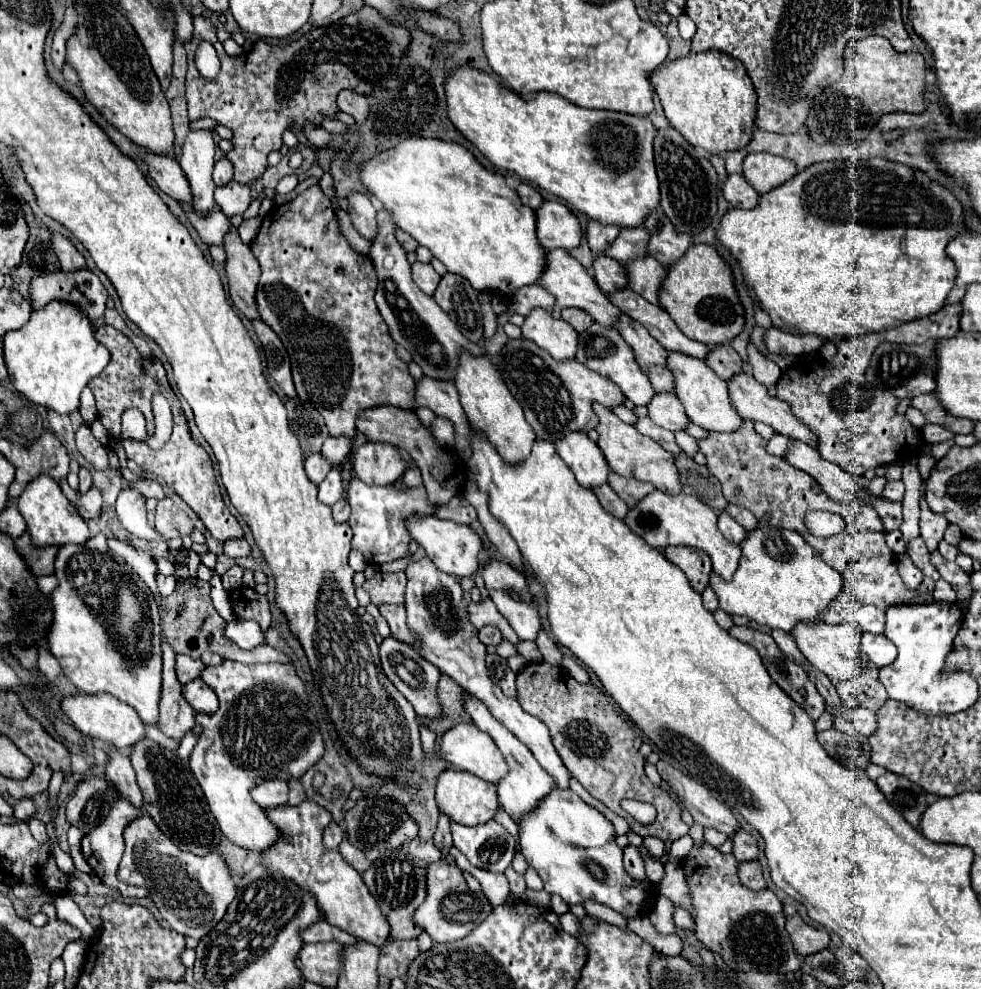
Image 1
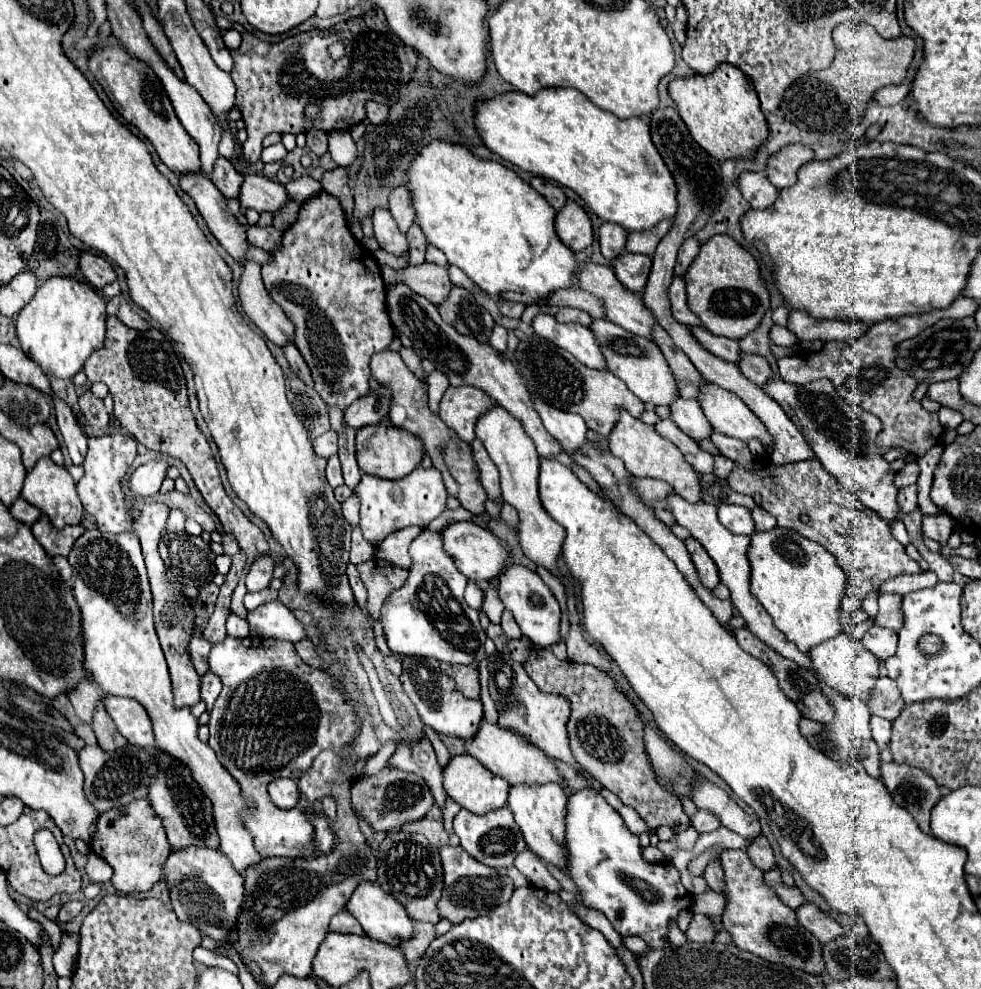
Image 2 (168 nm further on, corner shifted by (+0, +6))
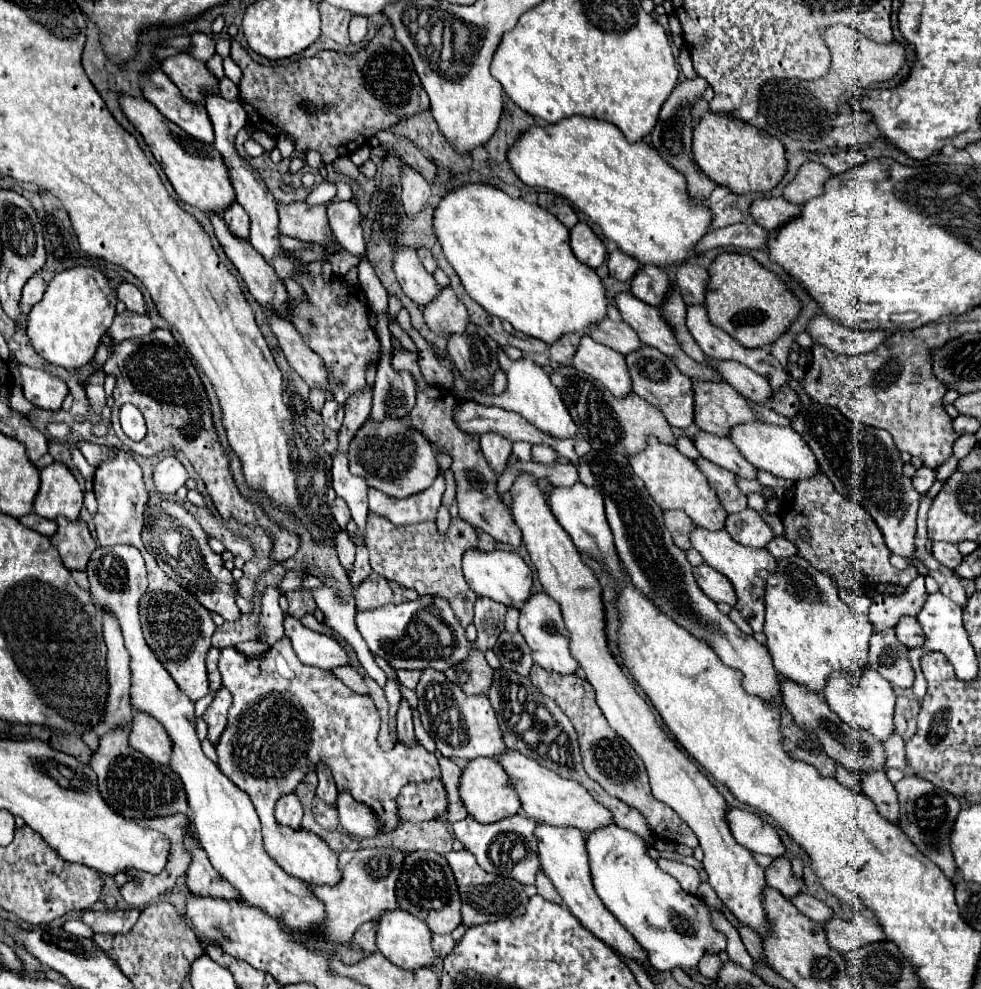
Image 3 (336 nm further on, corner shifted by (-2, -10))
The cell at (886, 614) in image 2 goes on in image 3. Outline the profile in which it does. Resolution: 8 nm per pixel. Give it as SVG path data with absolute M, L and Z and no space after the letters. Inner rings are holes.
M911 616L901 618L899 624L895 626L895 630L897 630L899 640L901 640L907 648L917 648L917 646L923 646L923 642L925 642L925 634L923 634L917 618L911 618Z

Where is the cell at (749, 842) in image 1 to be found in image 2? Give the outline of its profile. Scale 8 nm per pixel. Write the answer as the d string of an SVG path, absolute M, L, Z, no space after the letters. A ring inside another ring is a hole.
M757 836L757 838L751 838L749 840L749 846L747 846L747 856L749 860L759 868L759 870L769 870L769 868L775 868L775 858L773 858L773 850L767 842L765 836Z

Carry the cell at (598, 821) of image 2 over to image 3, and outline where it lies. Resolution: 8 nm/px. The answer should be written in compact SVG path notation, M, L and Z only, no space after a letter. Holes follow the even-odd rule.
M615 824L601 828L595 836L587 836L587 852L597 896L643 946L653 968L699 972L699 960L705 954L719 954L727 948L725 934L711 922L711 908L701 898L687 894L673 876L663 872L635 832Z

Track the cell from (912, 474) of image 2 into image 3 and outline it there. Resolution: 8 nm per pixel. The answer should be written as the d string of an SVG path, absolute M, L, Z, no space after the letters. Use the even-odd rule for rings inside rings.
M921 466L913 476L913 484L915 484L919 494L925 494L933 486L935 480L937 480L937 472L933 468L927 468L927 466Z

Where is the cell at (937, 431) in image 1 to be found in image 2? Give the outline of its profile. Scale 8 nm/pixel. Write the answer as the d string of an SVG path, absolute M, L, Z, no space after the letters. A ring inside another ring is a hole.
M941 408L939 410L939 422L945 430L955 430L963 420L961 420L959 412L953 412L951 408Z

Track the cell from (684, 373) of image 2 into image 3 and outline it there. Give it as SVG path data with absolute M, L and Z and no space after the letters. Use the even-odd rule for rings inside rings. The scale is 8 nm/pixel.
M693 380L695 384L695 424L709 434L717 436L729 436L731 428L745 422L757 422L757 412L749 406L743 396L739 396L727 382L719 384L703 384L699 380Z

